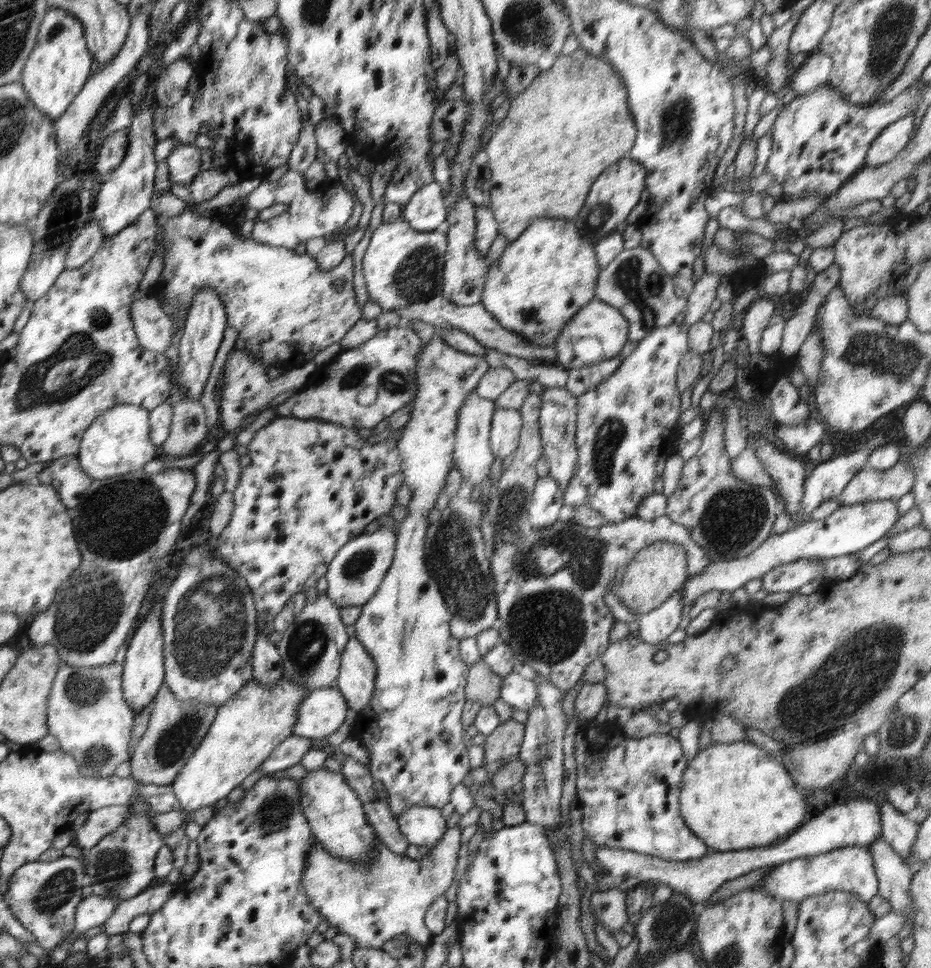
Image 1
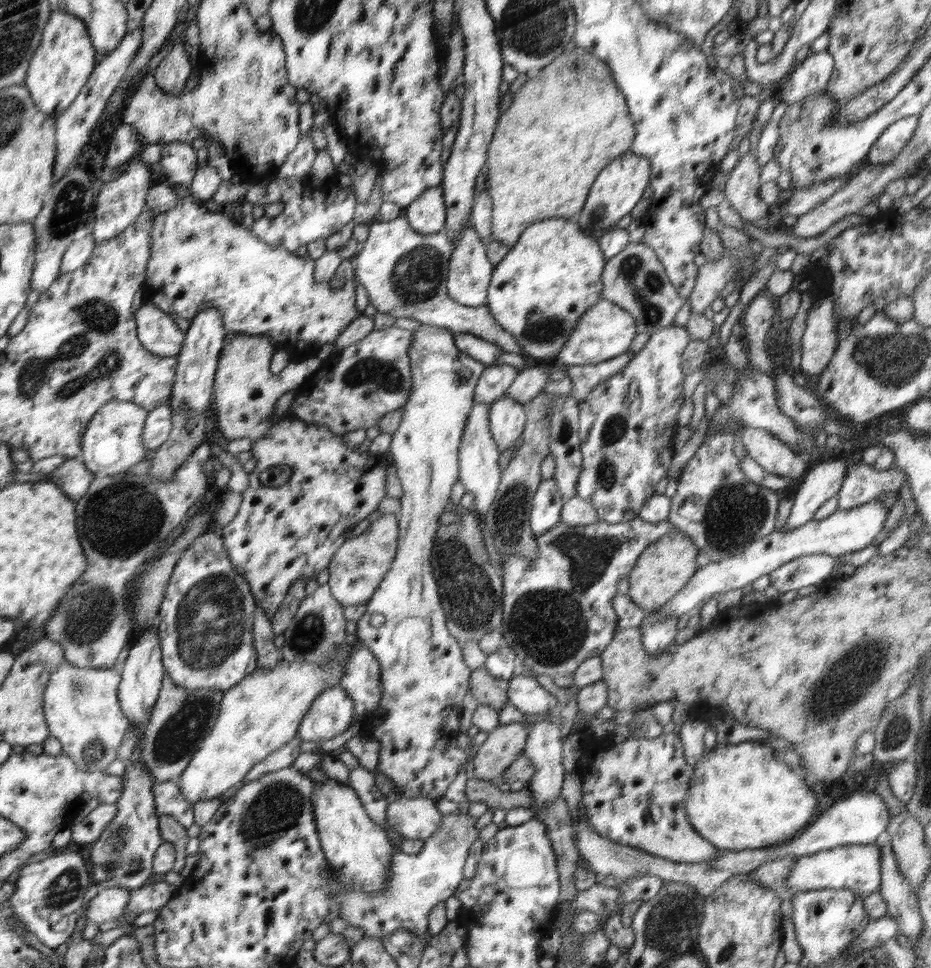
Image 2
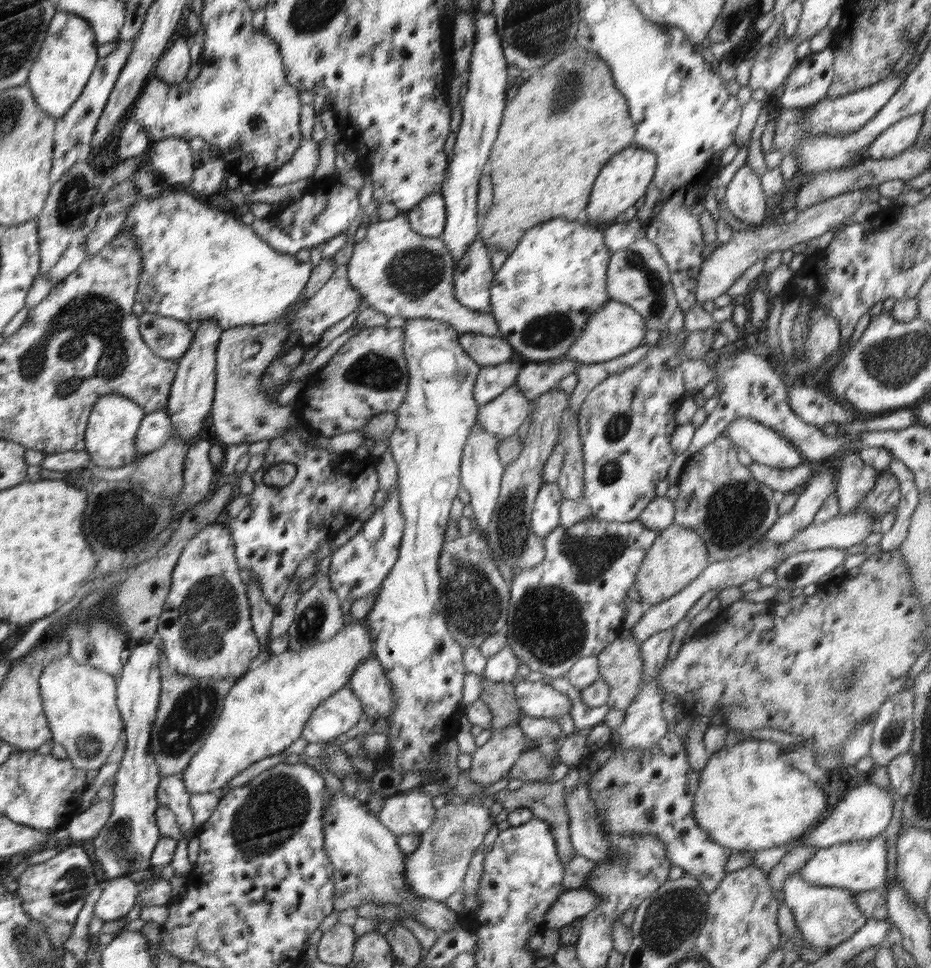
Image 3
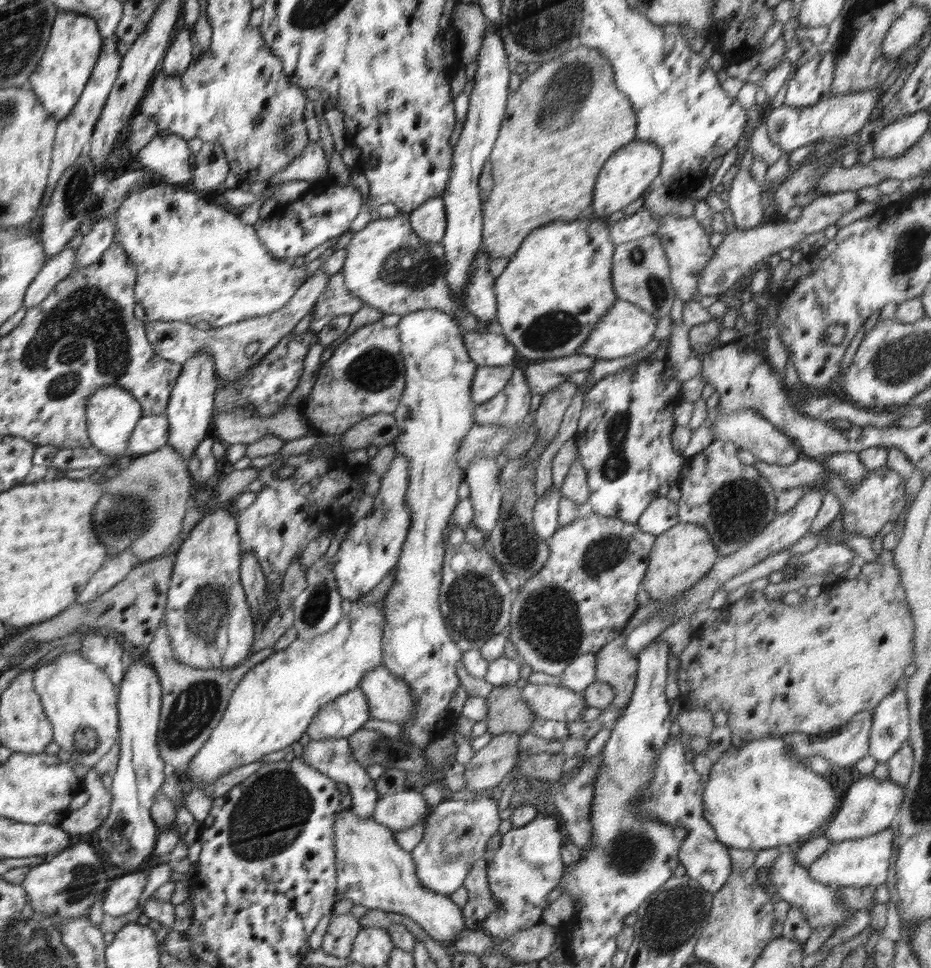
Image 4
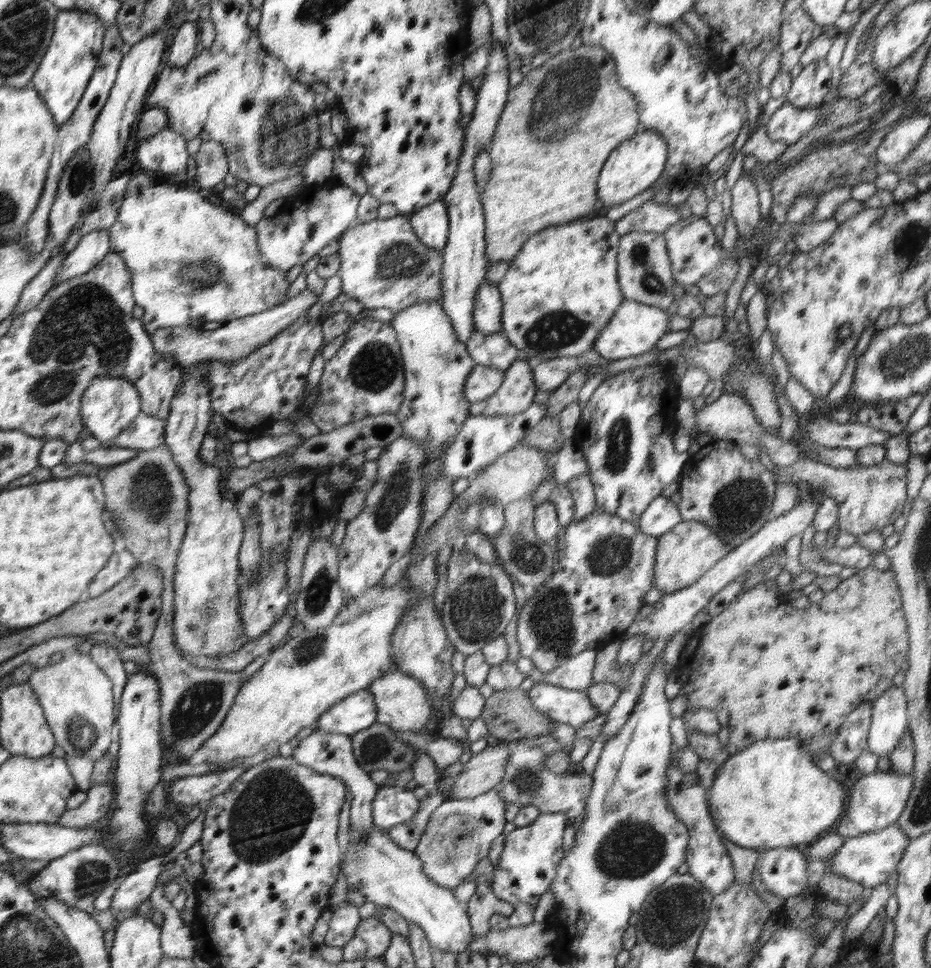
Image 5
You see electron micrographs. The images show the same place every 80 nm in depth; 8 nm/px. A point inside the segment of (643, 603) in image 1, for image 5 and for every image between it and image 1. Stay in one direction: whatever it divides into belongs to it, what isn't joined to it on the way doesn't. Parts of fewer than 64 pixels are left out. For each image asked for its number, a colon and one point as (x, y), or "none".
2: (664, 567)
3: (678, 555)
4: (680, 557)
5: (683, 554)

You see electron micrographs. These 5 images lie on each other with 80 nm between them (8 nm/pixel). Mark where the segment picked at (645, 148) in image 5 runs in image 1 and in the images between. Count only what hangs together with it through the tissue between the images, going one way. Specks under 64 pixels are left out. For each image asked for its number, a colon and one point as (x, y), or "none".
1: (616, 192)
2: (619, 186)
3: (624, 180)
4: (623, 179)

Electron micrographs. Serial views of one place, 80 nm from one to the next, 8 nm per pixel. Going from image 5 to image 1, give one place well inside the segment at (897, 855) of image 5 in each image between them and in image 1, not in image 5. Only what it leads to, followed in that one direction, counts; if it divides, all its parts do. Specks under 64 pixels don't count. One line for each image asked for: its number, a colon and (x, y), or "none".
1: (851, 869)
2: (856, 867)
3: (858, 866)
4: (863, 862)

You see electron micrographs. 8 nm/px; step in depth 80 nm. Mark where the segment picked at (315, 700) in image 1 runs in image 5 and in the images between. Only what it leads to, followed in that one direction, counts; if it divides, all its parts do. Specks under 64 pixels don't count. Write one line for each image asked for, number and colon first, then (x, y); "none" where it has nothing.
2: (332, 713)
3: (335, 716)
4: (347, 714)
5: (356, 712)

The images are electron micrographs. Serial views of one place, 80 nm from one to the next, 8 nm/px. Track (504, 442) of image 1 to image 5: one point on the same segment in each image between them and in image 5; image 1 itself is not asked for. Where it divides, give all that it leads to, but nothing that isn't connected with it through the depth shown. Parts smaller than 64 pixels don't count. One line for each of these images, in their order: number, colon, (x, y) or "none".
2: (507, 417)
3: (502, 416)
4: (510, 406)
5: (516, 393)

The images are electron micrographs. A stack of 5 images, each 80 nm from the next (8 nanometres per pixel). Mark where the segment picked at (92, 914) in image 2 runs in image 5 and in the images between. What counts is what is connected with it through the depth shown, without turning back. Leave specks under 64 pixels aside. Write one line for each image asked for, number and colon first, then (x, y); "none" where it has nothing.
3: (119, 896)
4: (122, 897)
5: (136, 888)

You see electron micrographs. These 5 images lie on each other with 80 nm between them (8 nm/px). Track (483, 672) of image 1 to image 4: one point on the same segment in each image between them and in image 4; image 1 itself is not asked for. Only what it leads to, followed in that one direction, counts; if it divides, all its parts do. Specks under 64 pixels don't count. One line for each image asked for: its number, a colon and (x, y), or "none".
2: (493, 692)
3: (500, 698)
4: (506, 711)

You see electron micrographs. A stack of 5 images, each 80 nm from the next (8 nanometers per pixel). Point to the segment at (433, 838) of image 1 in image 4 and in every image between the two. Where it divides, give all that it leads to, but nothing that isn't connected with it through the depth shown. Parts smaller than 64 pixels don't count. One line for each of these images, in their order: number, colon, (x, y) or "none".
2: (417, 817)
3: (410, 811)
4: (399, 811)

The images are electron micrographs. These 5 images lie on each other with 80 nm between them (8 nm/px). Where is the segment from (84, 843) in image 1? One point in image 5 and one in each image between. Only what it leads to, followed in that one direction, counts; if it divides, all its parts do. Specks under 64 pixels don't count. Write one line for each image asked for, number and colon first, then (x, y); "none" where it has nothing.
2: (85, 833)
3: (87, 823)
4: (89, 816)
5: (99, 796)

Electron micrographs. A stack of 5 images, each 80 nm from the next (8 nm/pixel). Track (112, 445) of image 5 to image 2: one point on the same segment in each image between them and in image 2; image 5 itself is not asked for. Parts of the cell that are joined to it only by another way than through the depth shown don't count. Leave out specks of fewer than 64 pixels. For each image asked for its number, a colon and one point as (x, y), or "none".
2: (158, 425)
3: (156, 429)
4: (151, 433)

